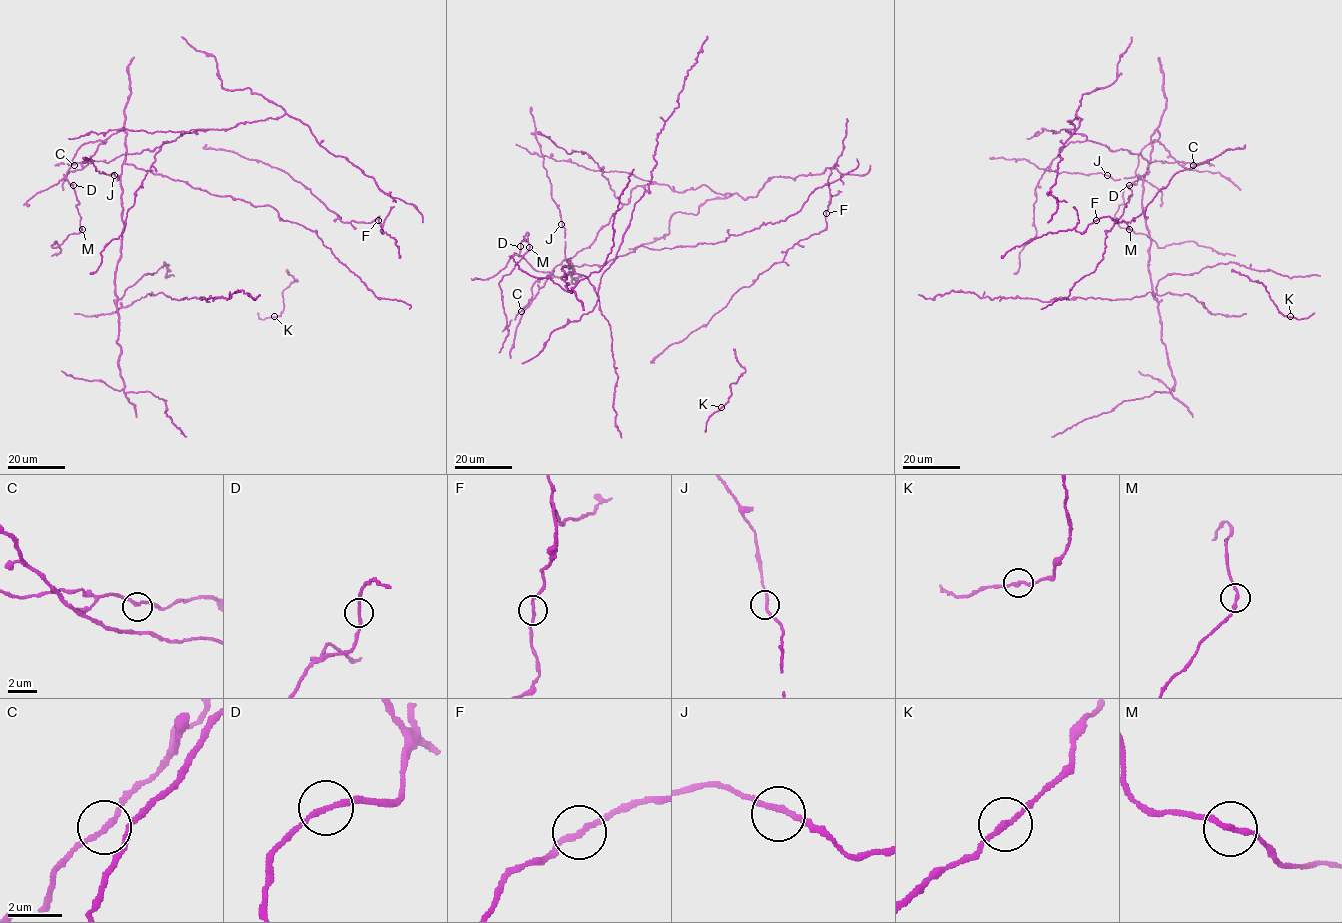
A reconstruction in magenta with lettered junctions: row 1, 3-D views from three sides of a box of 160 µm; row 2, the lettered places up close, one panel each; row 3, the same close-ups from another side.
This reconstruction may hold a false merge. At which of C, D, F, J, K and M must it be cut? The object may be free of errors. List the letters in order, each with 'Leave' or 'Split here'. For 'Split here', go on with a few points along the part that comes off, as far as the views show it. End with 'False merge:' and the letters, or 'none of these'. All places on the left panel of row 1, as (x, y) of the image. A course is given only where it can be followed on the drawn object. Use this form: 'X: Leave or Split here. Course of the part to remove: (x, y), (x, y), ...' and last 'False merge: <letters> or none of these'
C: Leave
D: Leave
F: Leave
J: Leave
K: Leave
M: Leave
False merge: none of these

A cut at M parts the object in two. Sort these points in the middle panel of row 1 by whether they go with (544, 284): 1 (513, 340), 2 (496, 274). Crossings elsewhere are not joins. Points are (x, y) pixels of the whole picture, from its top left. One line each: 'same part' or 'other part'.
1: same part
2: same part

